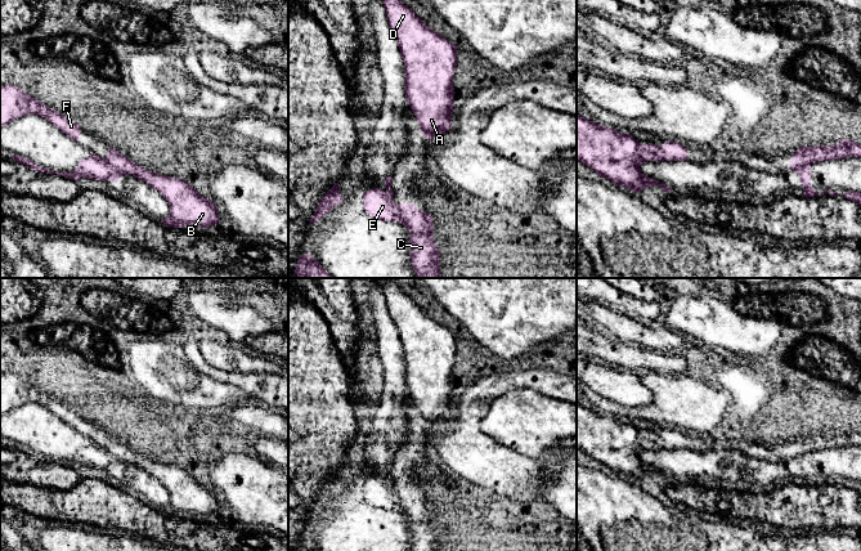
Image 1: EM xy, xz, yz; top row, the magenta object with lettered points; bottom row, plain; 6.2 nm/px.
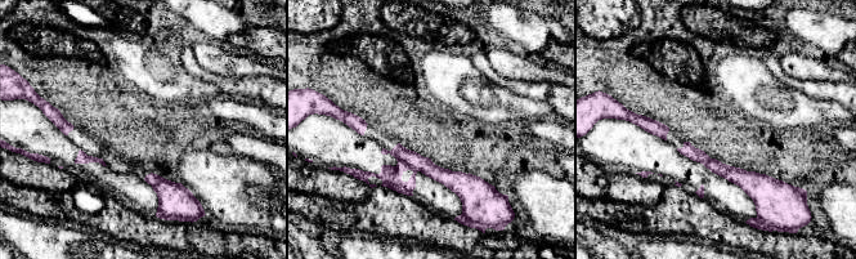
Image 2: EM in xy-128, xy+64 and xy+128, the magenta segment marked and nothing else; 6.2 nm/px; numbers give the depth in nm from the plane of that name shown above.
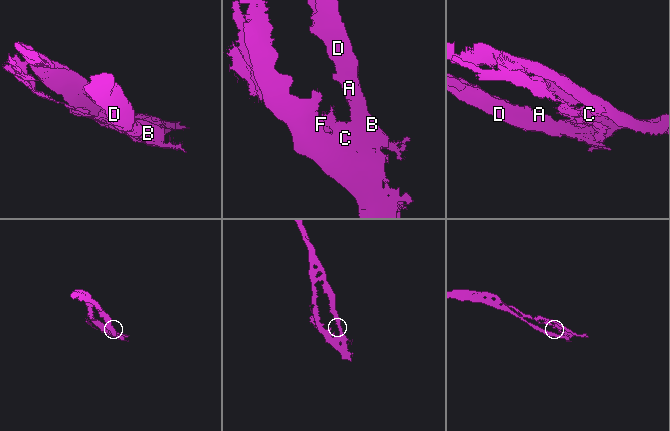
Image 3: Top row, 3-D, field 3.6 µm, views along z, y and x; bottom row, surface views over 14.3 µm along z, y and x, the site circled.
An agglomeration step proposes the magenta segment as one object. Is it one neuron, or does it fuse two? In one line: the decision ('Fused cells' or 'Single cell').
Fused cells

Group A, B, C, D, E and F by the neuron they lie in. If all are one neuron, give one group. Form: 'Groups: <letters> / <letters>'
Groups: A B C D F / E

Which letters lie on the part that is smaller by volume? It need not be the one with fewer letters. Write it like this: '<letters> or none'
E

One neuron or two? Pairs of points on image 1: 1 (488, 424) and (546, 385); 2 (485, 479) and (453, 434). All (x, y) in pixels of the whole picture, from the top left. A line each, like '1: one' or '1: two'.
1: two
2: one

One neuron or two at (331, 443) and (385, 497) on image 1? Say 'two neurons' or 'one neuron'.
two neurons

